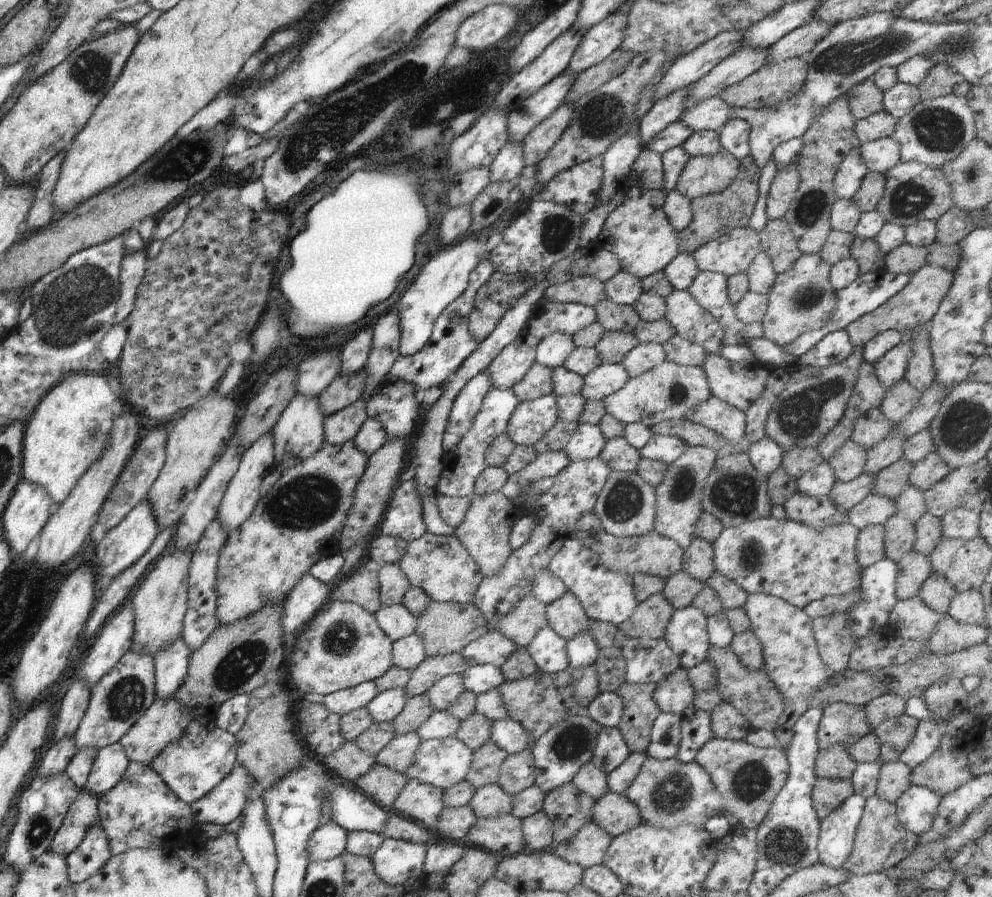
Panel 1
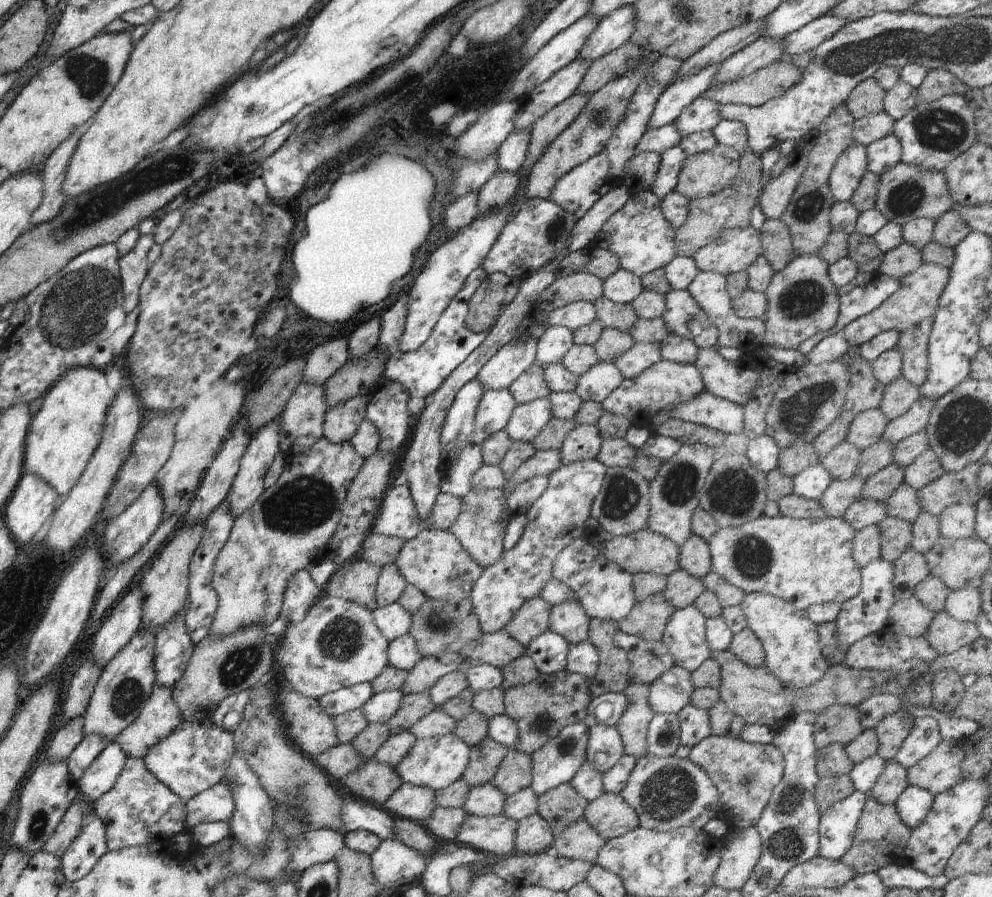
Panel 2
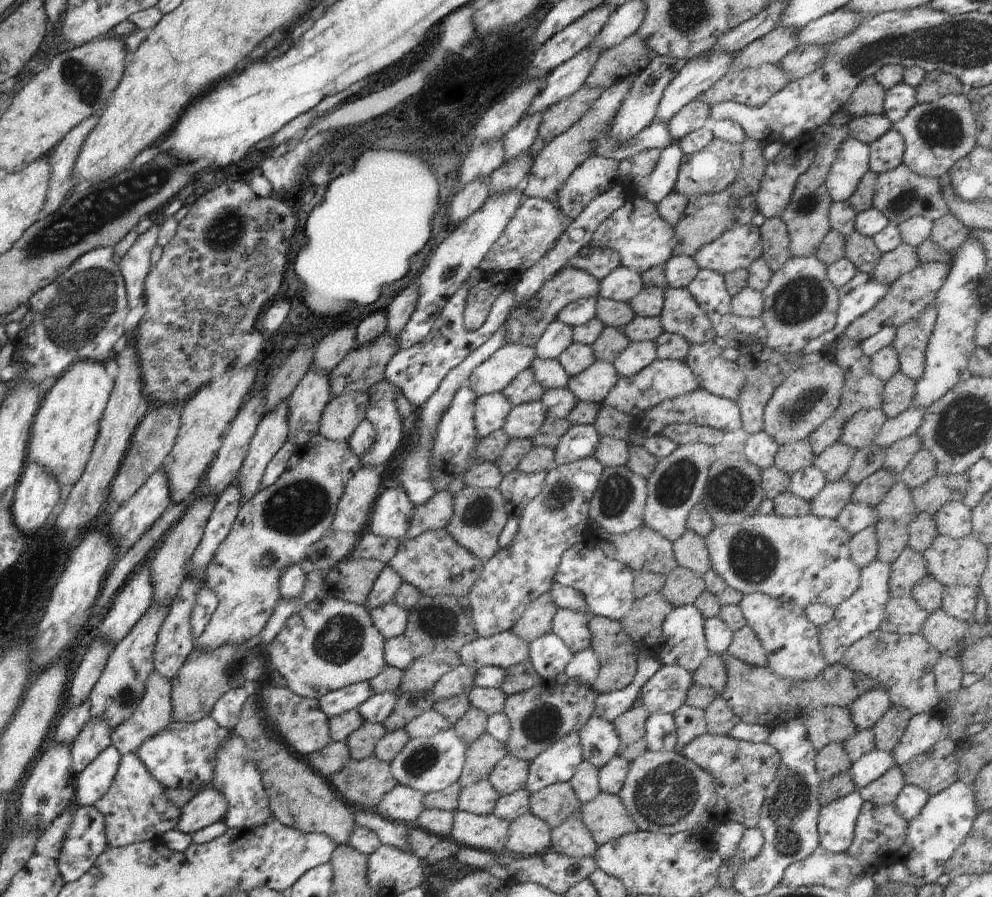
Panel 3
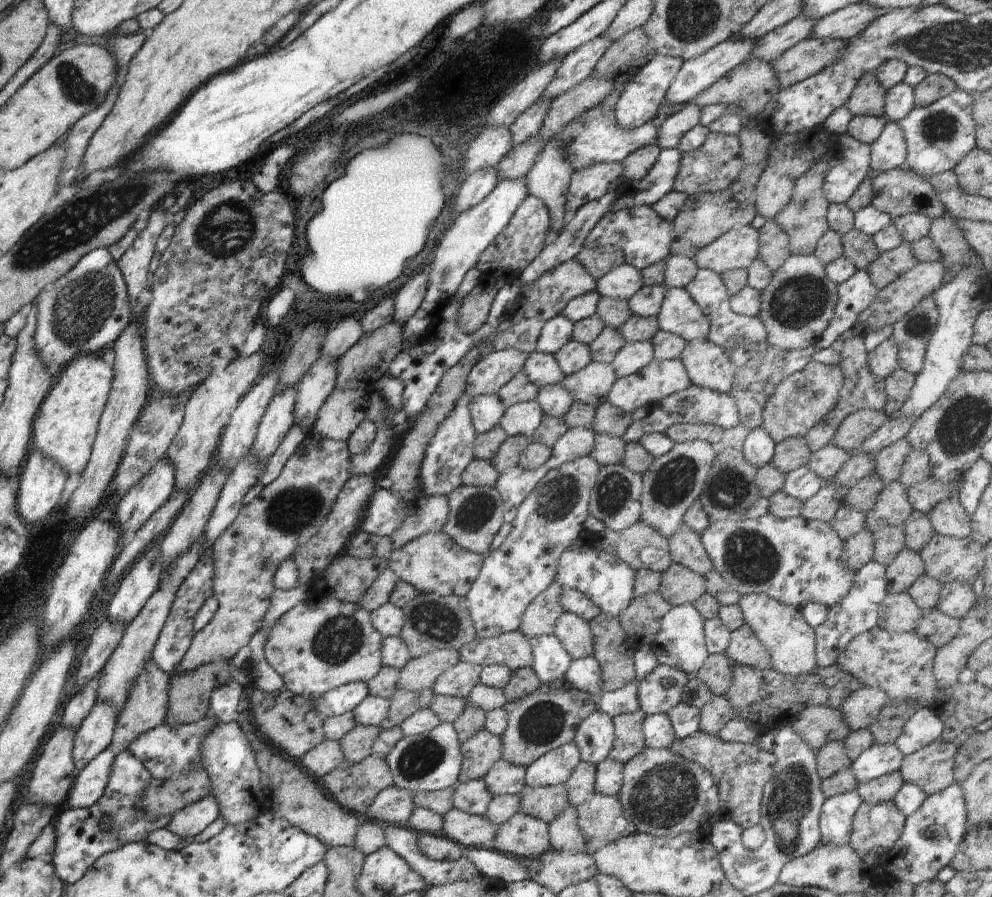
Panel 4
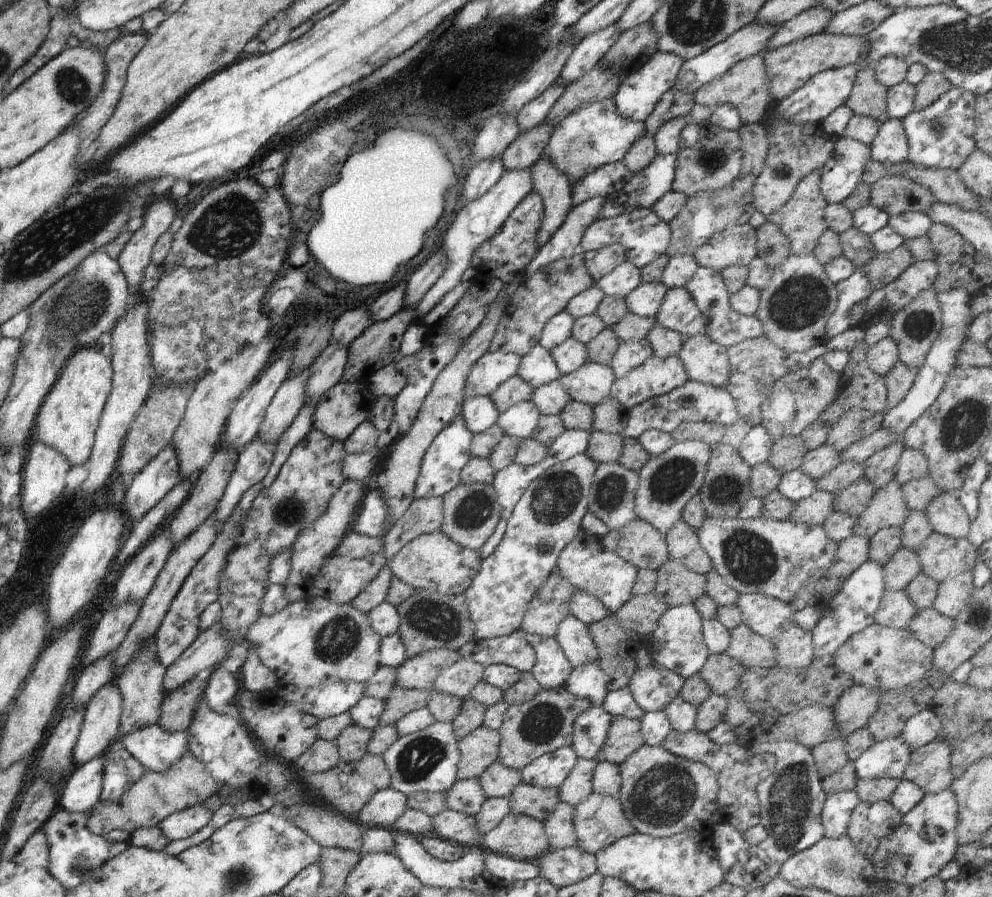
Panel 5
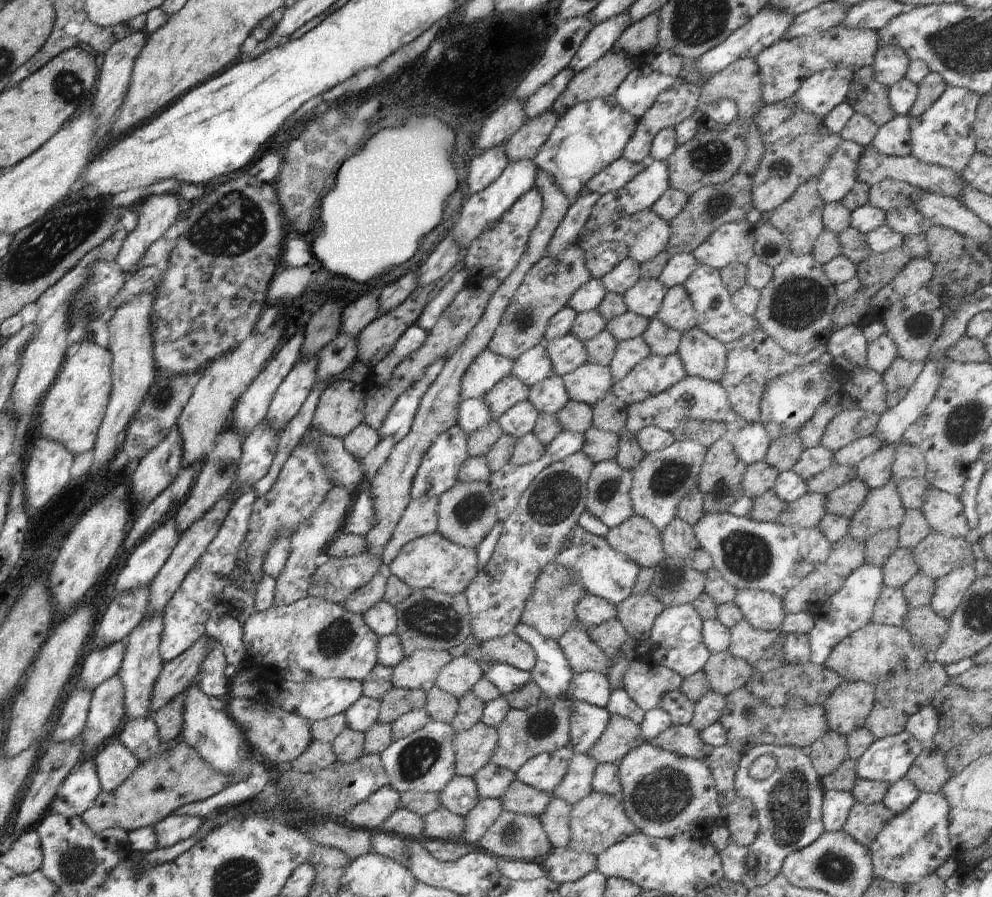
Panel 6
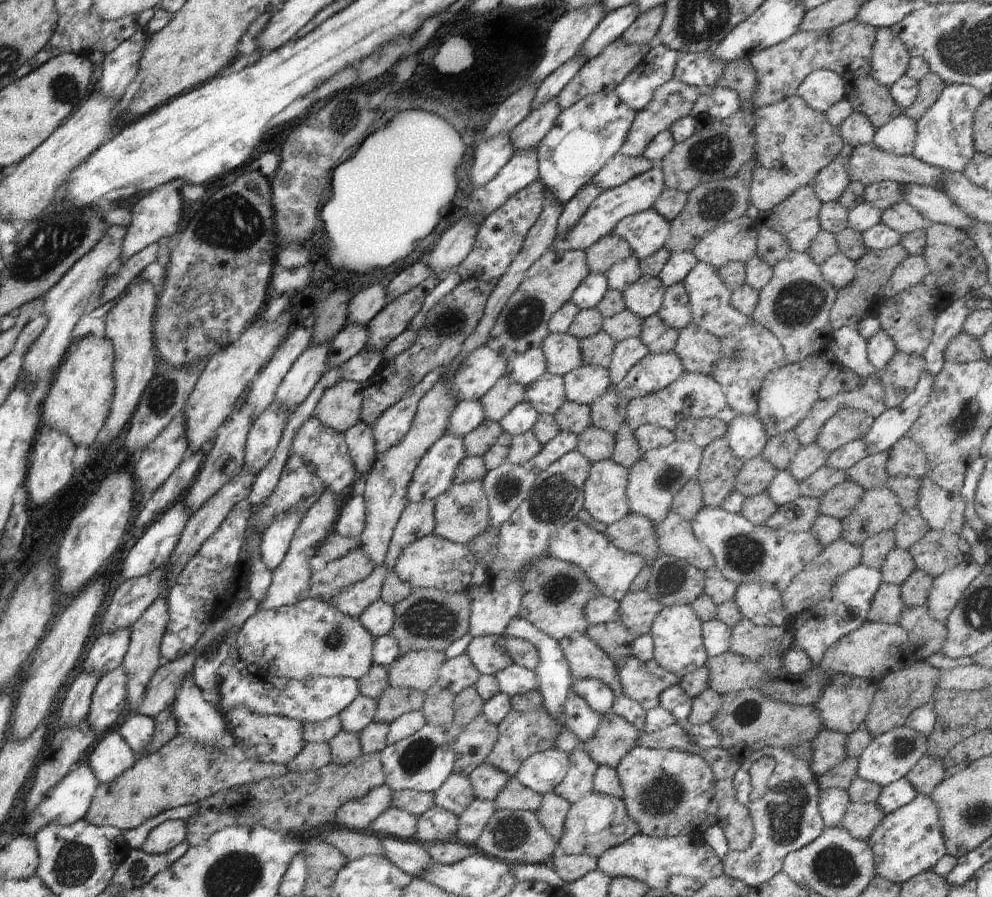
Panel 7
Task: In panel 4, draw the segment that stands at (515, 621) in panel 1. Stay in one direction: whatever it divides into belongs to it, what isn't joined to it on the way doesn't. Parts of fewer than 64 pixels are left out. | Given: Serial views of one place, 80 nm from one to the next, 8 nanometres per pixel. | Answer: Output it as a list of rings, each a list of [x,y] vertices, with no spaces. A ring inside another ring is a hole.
[[[555,580],[526,607],[519,631],[528,639],[538,635],[553,635],[556,622],[564,612],[560,602],[564,585]]]

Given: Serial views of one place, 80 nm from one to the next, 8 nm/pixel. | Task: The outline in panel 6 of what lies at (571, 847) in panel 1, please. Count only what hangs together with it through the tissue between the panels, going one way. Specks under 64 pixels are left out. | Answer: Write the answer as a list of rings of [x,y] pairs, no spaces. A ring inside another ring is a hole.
[[[552,796],[543,814],[538,816],[548,840],[552,843],[552,848],[566,847],[570,842],[571,830],[569,822],[572,809],[573,805]]]

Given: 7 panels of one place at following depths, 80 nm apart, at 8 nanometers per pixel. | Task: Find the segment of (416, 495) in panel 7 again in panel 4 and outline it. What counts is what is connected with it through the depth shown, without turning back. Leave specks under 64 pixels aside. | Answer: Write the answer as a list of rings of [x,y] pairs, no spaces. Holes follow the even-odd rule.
[[[464,394],[456,401],[452,412],[437,428],[433,439],[427,446],[423,461],[419,468],[419,488],[424,497],[449,495],[462,485],[462,471],[474,460],[473,448],[477,432],[472,426],[468,403],[470,397]]]

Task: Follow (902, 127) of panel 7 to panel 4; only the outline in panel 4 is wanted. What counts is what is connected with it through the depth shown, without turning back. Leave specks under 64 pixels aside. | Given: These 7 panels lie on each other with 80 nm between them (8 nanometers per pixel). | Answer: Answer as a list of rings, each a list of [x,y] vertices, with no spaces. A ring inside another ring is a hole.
[[[888,121],[876,142],[871,144],[872,170],[883,173],[892,169],[905,168],[907,144],[902,129],[897,122]]]

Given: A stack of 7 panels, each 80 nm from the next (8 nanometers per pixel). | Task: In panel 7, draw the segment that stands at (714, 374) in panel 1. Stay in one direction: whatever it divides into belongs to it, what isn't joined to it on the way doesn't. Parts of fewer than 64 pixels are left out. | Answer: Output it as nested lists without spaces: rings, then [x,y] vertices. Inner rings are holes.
[[[693,322],[678,331],[679,338],[672,351],[674,351],[676,356],[682,361],[685,370],[711,376],[713,366],[720,358],[719,338],[709,332],[706,332],[705,330],[702,330]]]

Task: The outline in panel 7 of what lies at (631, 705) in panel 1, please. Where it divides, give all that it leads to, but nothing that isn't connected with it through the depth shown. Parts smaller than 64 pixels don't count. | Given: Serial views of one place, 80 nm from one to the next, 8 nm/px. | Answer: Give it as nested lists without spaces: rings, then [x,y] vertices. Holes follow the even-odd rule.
[[[611,710],[601,718],[599,729],[580,747],[598,765],[615,769],[620,759],[636,747],[639,730]]]

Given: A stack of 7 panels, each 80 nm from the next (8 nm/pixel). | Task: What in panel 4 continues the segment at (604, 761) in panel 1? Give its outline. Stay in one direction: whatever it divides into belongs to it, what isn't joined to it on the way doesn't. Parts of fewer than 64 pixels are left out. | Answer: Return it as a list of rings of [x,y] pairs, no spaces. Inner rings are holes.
[[[597,709],[578,725],[575,743],[582,761],[596,766],[607,758],[615,741],[613,718]]]

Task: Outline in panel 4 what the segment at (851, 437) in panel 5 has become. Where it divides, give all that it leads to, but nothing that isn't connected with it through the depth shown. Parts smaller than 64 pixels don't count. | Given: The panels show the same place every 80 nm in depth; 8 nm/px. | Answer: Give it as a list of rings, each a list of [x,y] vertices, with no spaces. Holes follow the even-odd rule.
[[[860,409],[852,412],[840,423],[829,444],[850,452],[862,445],[887,420],[883,410]]]

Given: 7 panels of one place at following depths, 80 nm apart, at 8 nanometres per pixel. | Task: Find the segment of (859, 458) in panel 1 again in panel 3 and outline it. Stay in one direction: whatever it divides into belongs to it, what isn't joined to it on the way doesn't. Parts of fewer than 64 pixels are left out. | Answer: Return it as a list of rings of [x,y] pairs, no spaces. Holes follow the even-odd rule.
[[[836,441],[832,446],[825,448],[824,452],[815,455],[813,466],[824,473],[827,481],[839,481],[848,470],[856,451],[840,441]]]

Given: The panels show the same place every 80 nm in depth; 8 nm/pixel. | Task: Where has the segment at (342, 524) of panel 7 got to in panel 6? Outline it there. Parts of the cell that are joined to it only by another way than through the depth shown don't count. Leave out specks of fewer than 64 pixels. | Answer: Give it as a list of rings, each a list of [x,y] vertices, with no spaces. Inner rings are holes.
[[[361,490],[343,522],[343,533],[364,536],[370,531],[375,519],[374,505],[374,499],[368,490]]]

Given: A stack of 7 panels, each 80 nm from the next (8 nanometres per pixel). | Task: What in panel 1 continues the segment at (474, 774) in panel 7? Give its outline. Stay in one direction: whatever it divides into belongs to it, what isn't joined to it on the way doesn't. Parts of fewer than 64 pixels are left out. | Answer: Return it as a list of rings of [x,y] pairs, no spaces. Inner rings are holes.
[[[530,749],[520,754],[508,755],[502,764],[497,785],[508,795],[520,794],[535,785],[534,764],[534,756]]]

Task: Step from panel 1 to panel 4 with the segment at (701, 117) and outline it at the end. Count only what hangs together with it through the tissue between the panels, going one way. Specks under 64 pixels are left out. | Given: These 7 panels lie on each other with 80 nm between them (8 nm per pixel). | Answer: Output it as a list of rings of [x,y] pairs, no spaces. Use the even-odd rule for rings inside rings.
[[[687,103],[682,111],[669,116],[658,128],[657,144],[662,148],[676,148],[679,138],[699,124],[701,108],[696,103]]]

